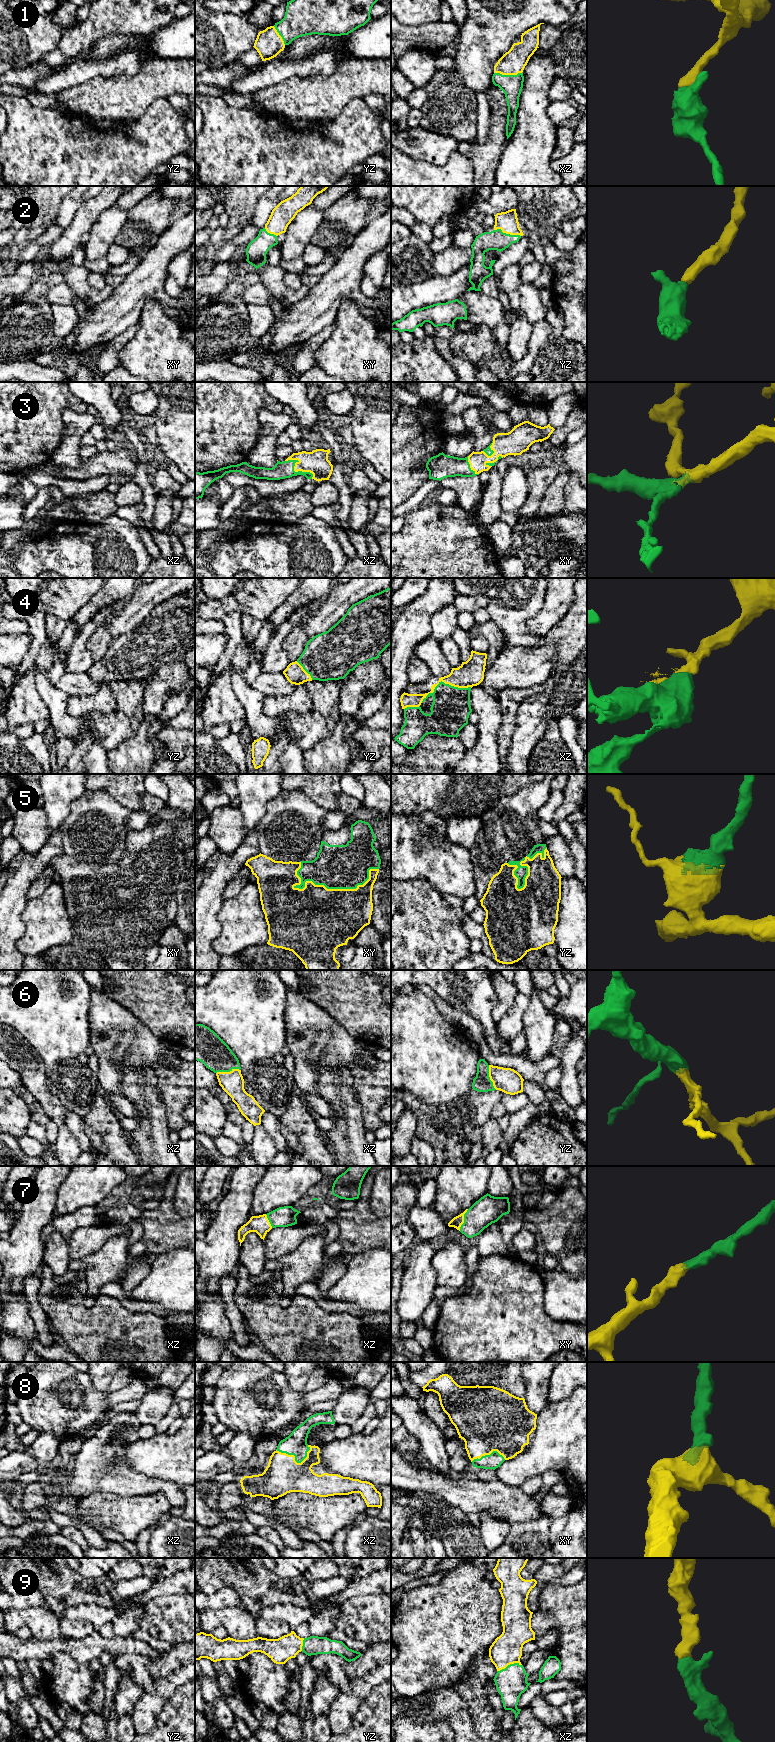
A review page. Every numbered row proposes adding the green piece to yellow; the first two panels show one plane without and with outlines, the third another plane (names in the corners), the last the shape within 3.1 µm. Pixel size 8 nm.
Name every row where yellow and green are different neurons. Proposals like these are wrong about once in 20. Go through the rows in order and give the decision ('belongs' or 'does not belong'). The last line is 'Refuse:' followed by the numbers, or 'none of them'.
1: belongs
2: belongs
3: belongs
4: belongs
5: belongs
6: belongs
7: belongs
8: belongs
9: belongs
Refuse: none of them

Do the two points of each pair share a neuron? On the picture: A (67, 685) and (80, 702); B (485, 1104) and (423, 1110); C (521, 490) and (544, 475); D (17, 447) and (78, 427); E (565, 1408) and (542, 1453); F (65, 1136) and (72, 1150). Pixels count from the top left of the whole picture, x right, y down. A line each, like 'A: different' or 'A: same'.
A: different
B: same
C: different
D: different
E: same
F: same

